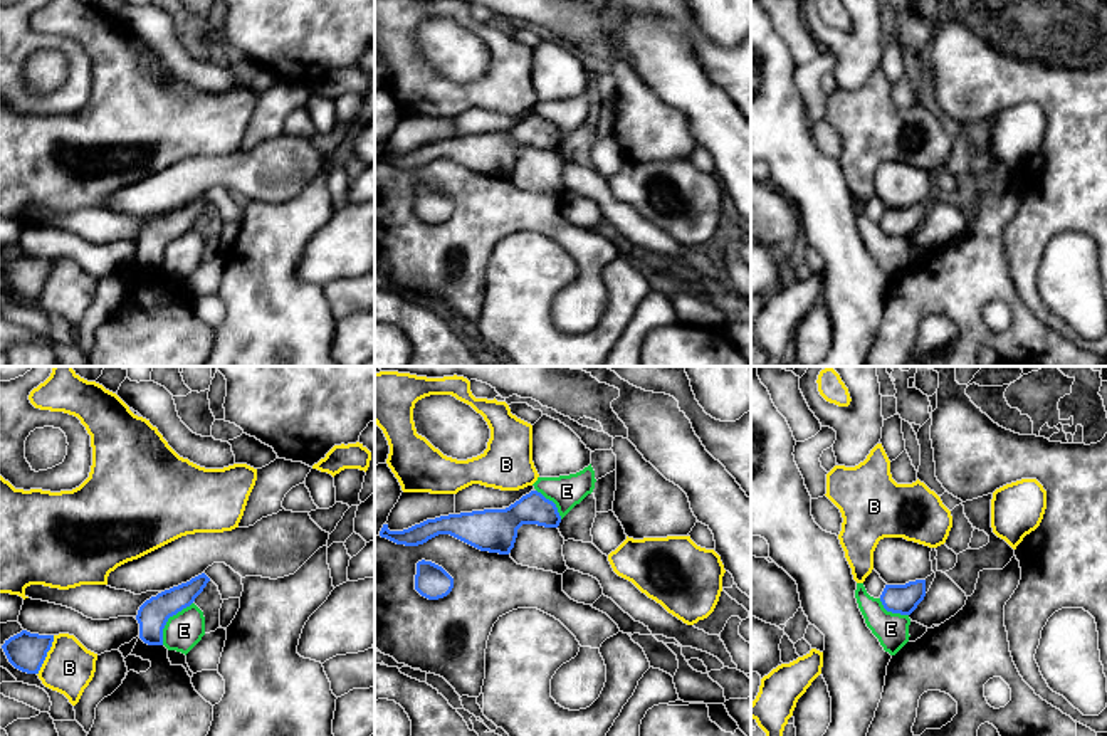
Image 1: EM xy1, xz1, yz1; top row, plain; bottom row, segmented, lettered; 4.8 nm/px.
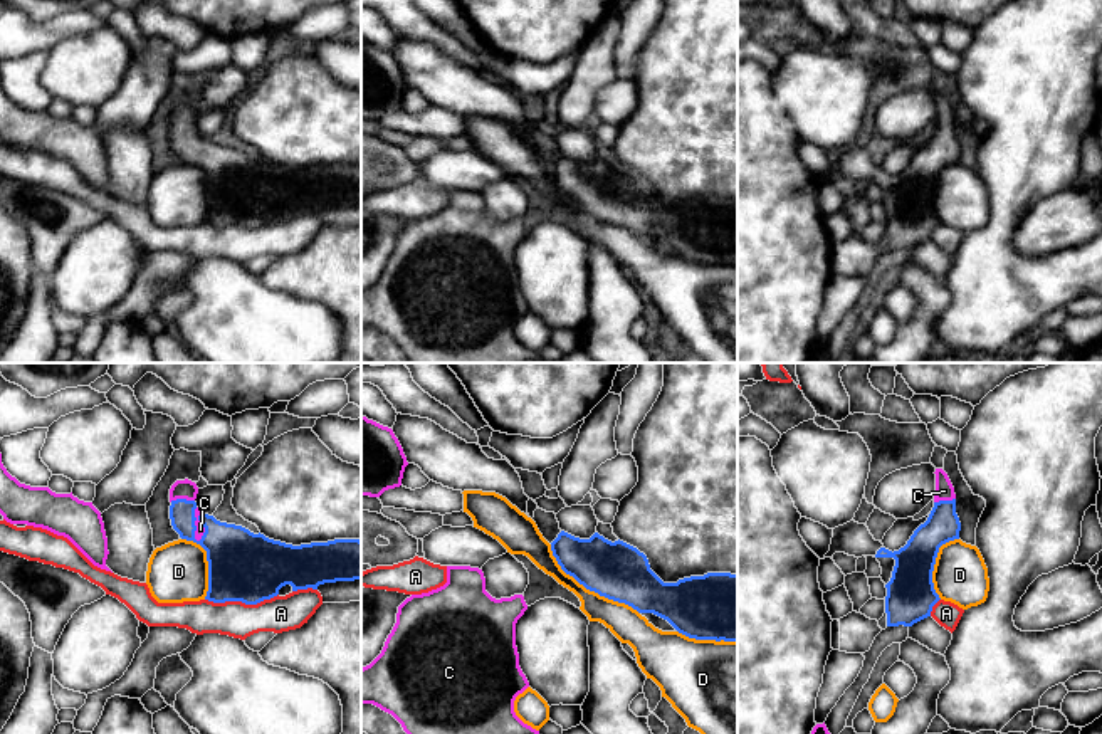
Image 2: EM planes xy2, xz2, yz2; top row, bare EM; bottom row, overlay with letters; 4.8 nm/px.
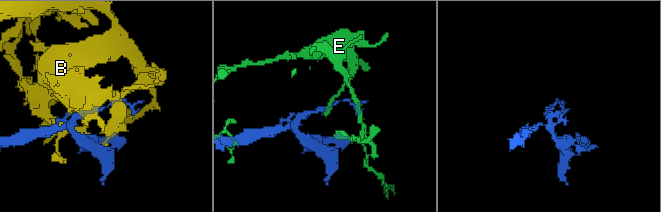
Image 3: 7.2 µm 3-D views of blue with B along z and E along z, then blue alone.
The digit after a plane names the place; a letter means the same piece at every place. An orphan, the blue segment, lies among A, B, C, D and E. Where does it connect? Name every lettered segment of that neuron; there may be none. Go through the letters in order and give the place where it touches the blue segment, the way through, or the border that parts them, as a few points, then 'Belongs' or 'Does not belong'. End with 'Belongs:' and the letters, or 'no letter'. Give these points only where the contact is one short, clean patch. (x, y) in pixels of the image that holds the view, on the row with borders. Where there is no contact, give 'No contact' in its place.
A: Touches blue at xy2 (241, 600). Does not belong
B: Touches blue at xy1 (46, 656). Does not belong
C: Touches blue at xy2 (194, 524). Path across: xy2 (236, 555), (194, 524), (200, 529). Belongs
D: Touches blue at xz2 (588, 588). Does not belong
E: Touches blue at xy1 (167, 620). Boundary: xy1 (192, 602), (168, 619), (162, 644). Does not belong
Belongs: C

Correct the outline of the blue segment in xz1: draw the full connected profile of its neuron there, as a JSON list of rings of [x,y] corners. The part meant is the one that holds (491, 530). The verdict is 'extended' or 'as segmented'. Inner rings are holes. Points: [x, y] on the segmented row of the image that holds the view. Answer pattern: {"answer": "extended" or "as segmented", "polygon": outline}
{"answer": "as segmented", "polygon": [[[531,491],[506,509],[484,509],[427,519],[403,531],[383,524],[380,536],[396,544],[418,546],[438,534],[450,534],[480,551],[509,555],[522,524],[558,528],[561,516],[553,501]]]}

